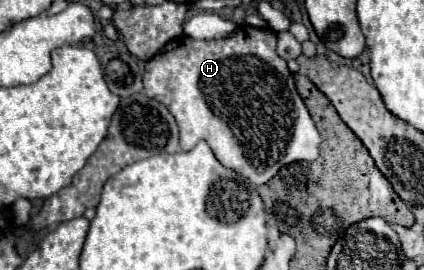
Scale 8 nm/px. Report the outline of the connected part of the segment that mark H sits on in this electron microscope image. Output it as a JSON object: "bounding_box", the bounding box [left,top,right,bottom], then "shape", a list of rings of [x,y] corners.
{"bounding_box":[143,24,321,186],"shape":[[[241,24],[223,40],[193,40],[189,36],[179,36],[147,60],[143,84],[145,94],[165,104],[175,116],[183,150],[191,150],[199,140],[205,140],[223,166],[247,176],[253,186],[265,184],[291,162],[317,158],[321,136],[295,88],[287,62],[277,54],[277,34],[269,28]]]}

